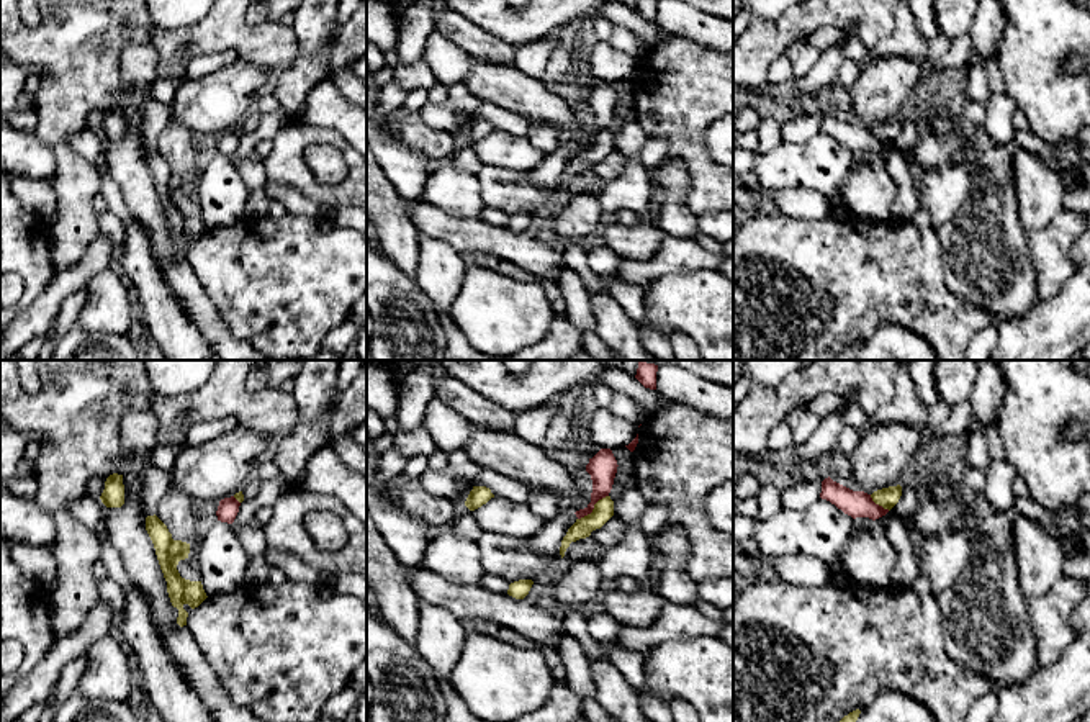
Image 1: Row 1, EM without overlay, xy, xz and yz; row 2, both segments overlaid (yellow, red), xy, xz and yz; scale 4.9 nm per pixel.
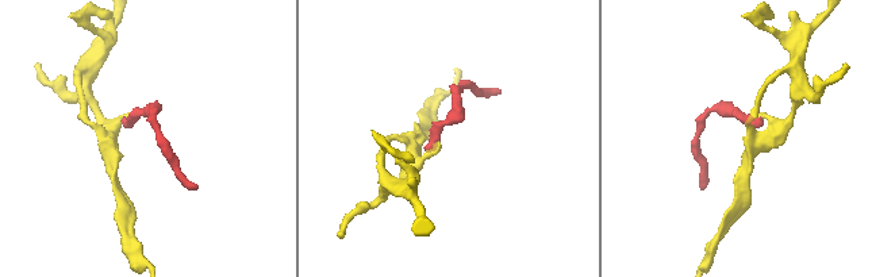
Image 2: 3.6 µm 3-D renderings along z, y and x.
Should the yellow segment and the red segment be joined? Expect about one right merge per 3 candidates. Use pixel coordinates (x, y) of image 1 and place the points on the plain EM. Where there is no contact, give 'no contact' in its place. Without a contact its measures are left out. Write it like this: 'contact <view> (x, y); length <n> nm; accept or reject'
contact xz (594, 141); length 200 nm; reject

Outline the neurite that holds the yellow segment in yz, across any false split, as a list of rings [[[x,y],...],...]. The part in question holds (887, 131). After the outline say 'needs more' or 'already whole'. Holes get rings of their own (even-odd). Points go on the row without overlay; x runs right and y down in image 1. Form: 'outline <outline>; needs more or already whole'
outline [[[900,118],[882,121],[882,123],[877,123],[871,128],[871,131],[876,138],[879,138],[889,144],[899,136],[900,129],[902,129],[902,120]]]; already whole

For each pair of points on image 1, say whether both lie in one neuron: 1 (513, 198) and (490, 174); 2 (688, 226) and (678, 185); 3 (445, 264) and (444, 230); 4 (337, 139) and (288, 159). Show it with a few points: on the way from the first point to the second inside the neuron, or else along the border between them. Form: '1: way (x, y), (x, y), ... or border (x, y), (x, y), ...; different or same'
1: way (506, 192), (491, 180); same
2: way (678, 216), (678, 195); same
3: border (419, 233), (447, 241), (460, 254); different
4: way (324, 136), (308, 136), (298, 146); same

